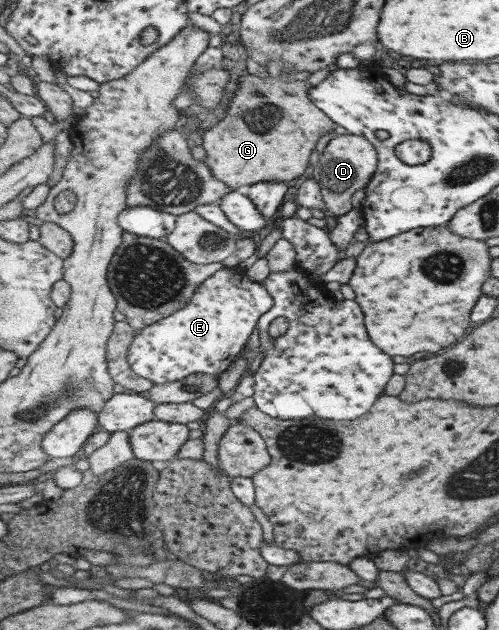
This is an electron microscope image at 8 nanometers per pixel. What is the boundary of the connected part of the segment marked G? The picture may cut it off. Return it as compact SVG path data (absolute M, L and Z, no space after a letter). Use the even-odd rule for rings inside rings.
M238 77L237 90L226 116L203 134L205 162L218 180L243 191L262 181L292 183L310 165L317 144L336 129L337 123L309 96L308 81Z

